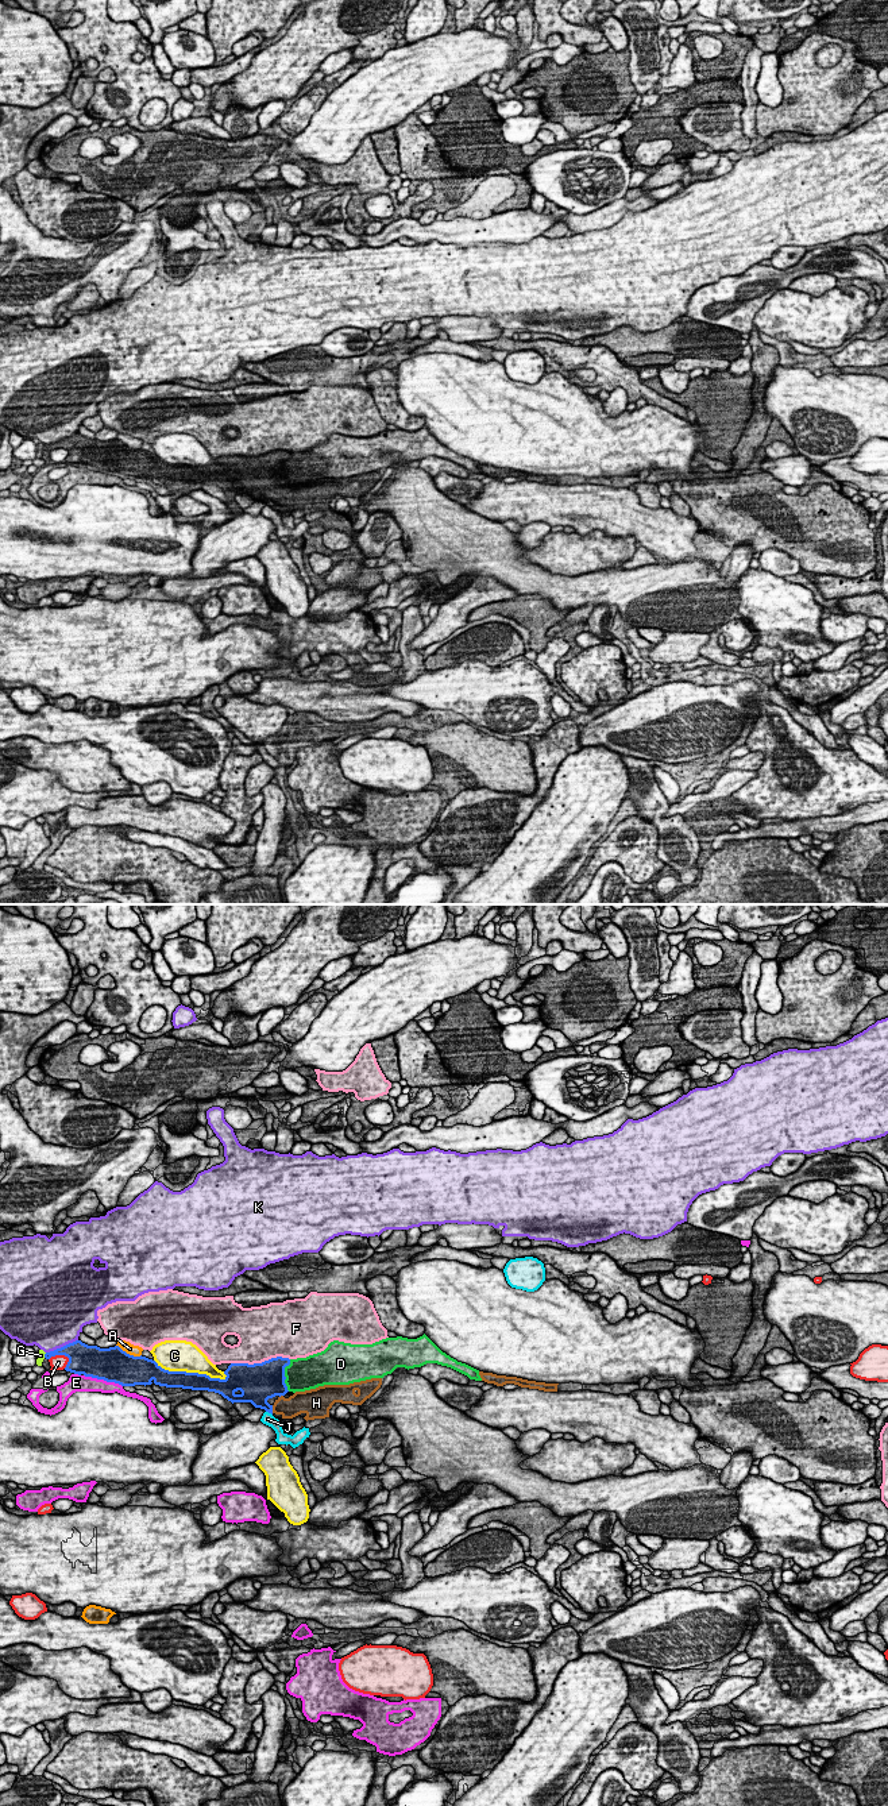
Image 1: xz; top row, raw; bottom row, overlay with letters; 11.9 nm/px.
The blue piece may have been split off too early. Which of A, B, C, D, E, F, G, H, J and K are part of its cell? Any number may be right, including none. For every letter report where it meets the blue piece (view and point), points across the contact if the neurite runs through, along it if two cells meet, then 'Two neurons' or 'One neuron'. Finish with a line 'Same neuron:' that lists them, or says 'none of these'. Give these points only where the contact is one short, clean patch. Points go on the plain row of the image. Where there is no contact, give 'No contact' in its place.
A: Touches blue at xz (128, 447). Two neurons
B: Touches blue at xz (58, 447). Two neurons
C: Touches blue at xz (190, 466). Two neurons
D: Touches blue at xz (284, 469). Two neurons
E: Touches blue at xz (103, 471). Two neurons
F: Touches blue at xz (259, 456). Two neurons
G: Touches blue at xz (45, 448). Two neurons
H: Touches blue at xz (271, 502). Path across: xz (258, 486), (259, 491), (271, 502), (292, 500). One neuron
J: Touches blue at xz (269, 505). Boundary: xz (266, 504), (271, 508). Two neurons
K: Touches blue at xz (61, 440). Two neurons
Same neuron: H

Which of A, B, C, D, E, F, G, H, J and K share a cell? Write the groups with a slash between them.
A / B / C G / D / E / F / H / J / K

